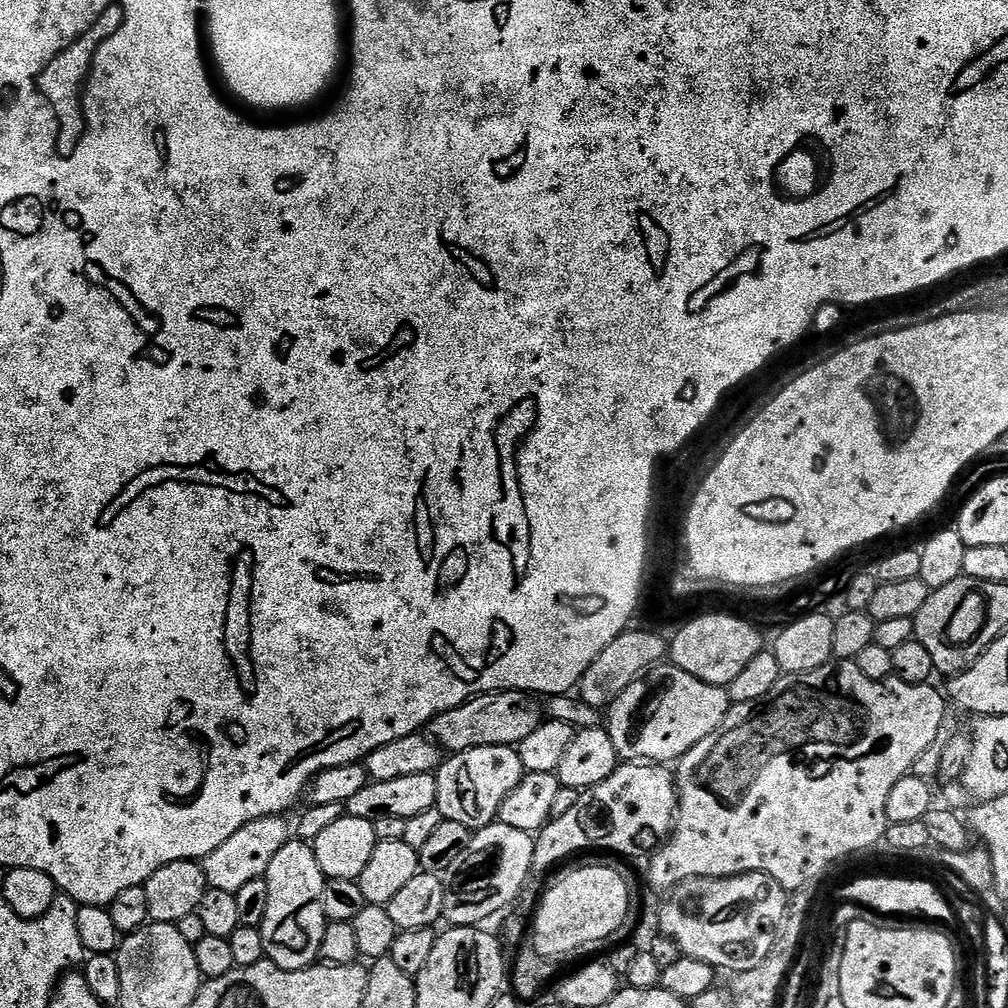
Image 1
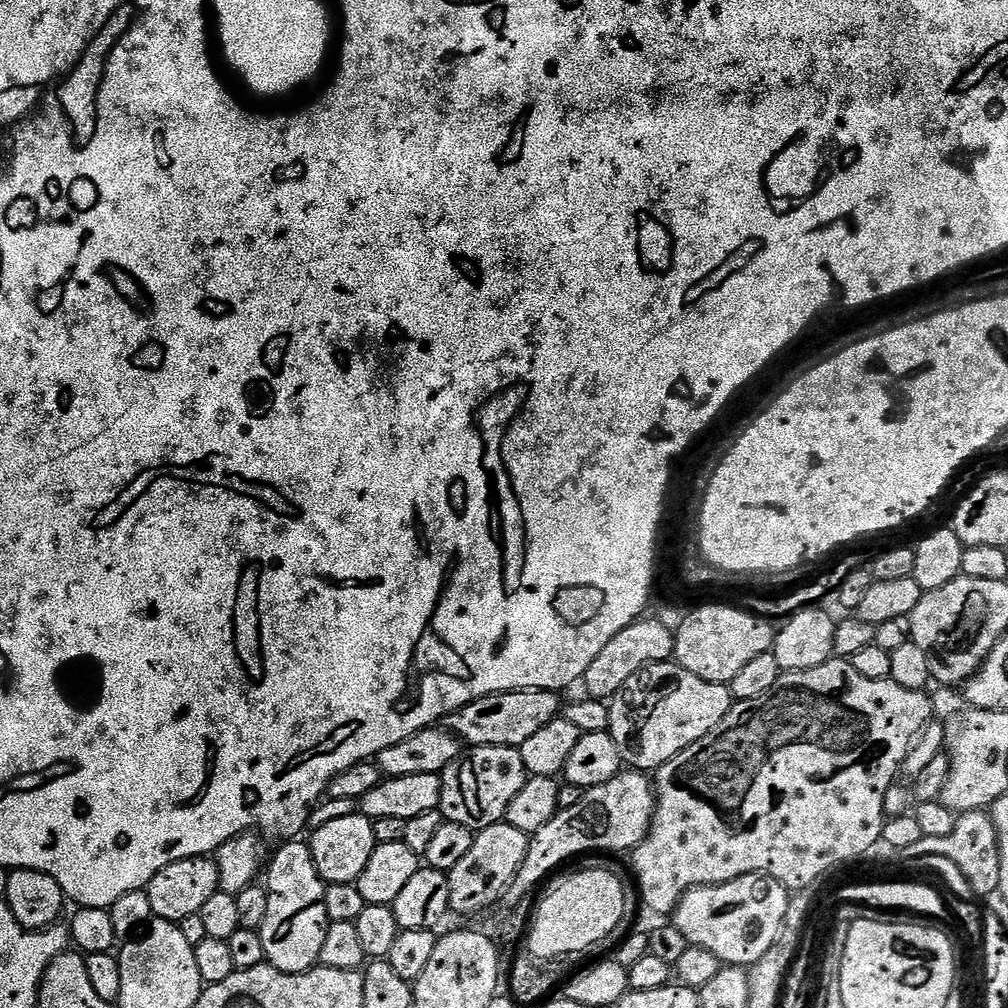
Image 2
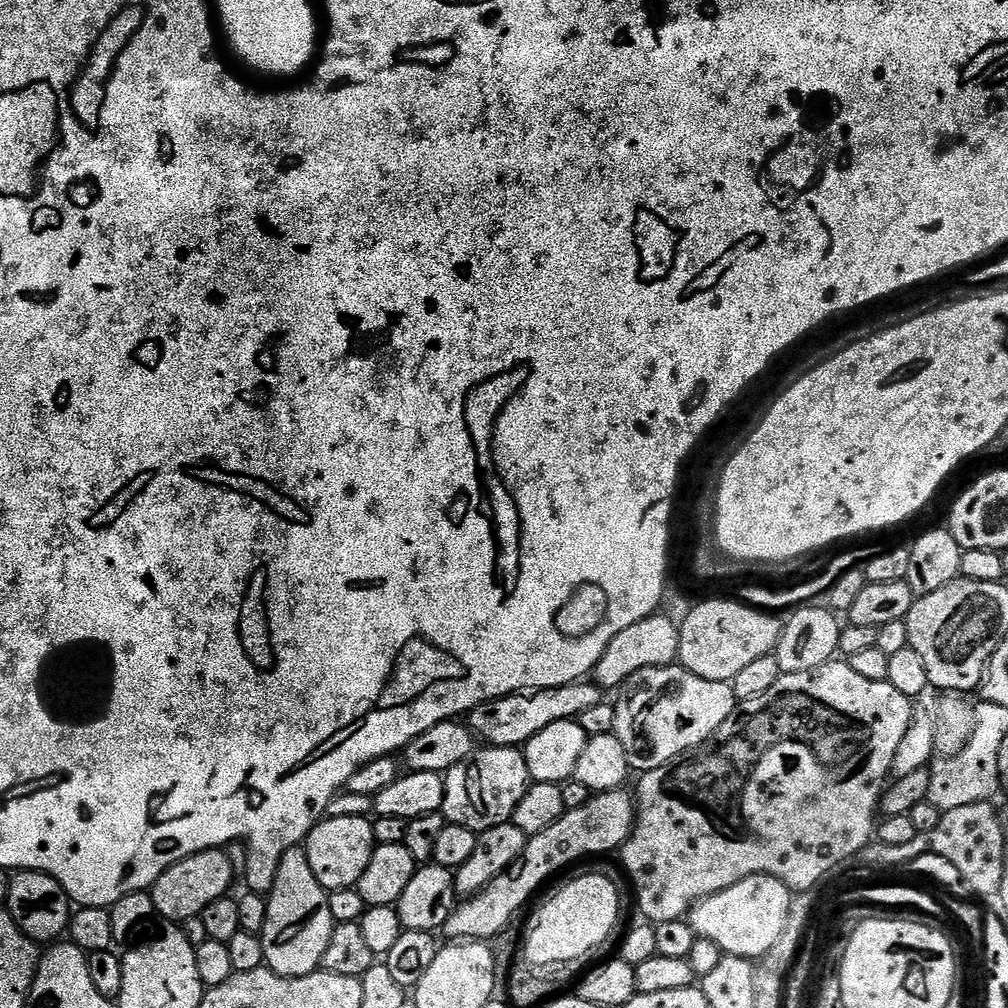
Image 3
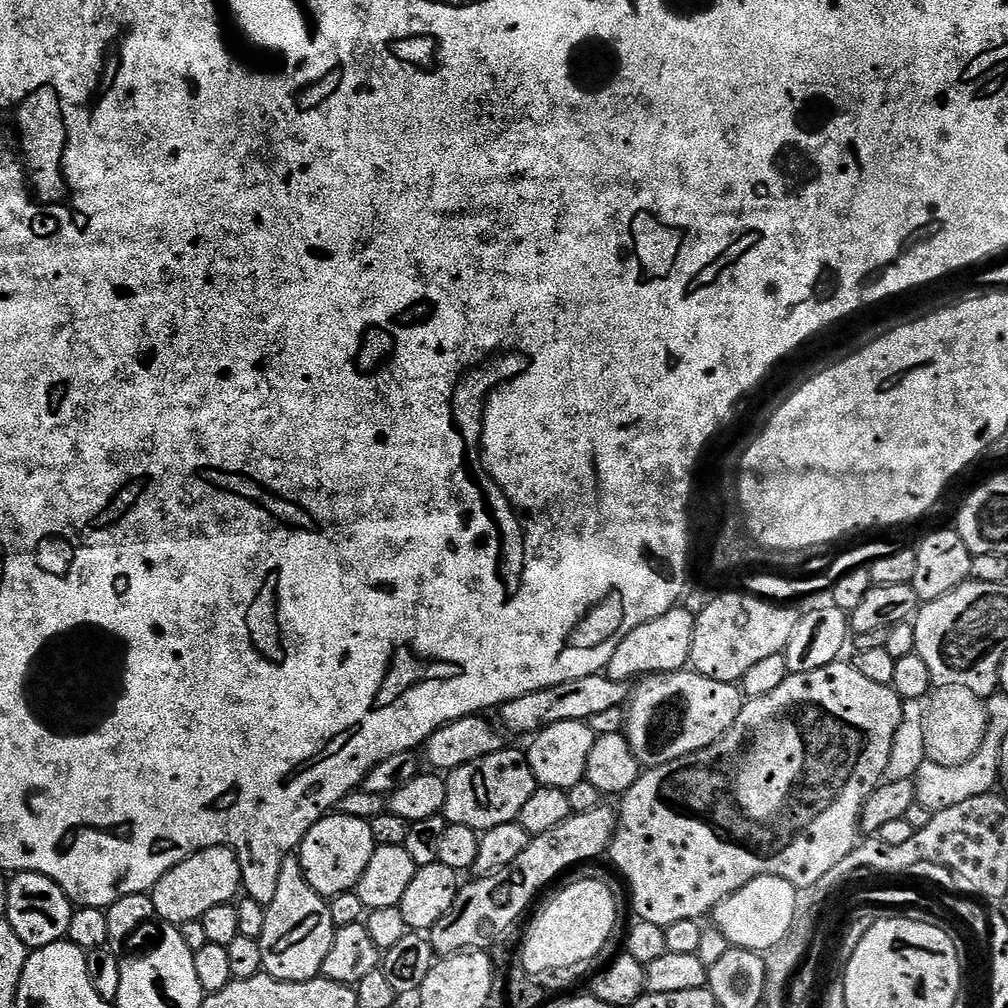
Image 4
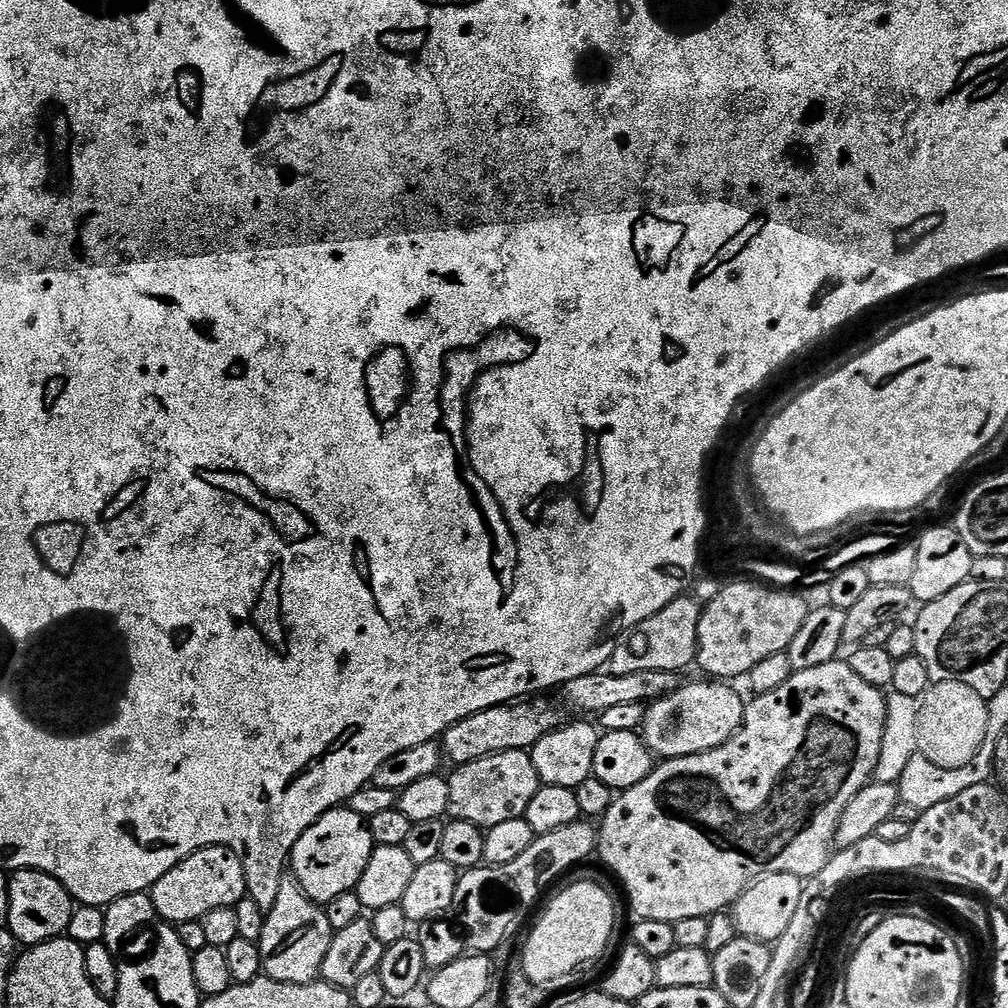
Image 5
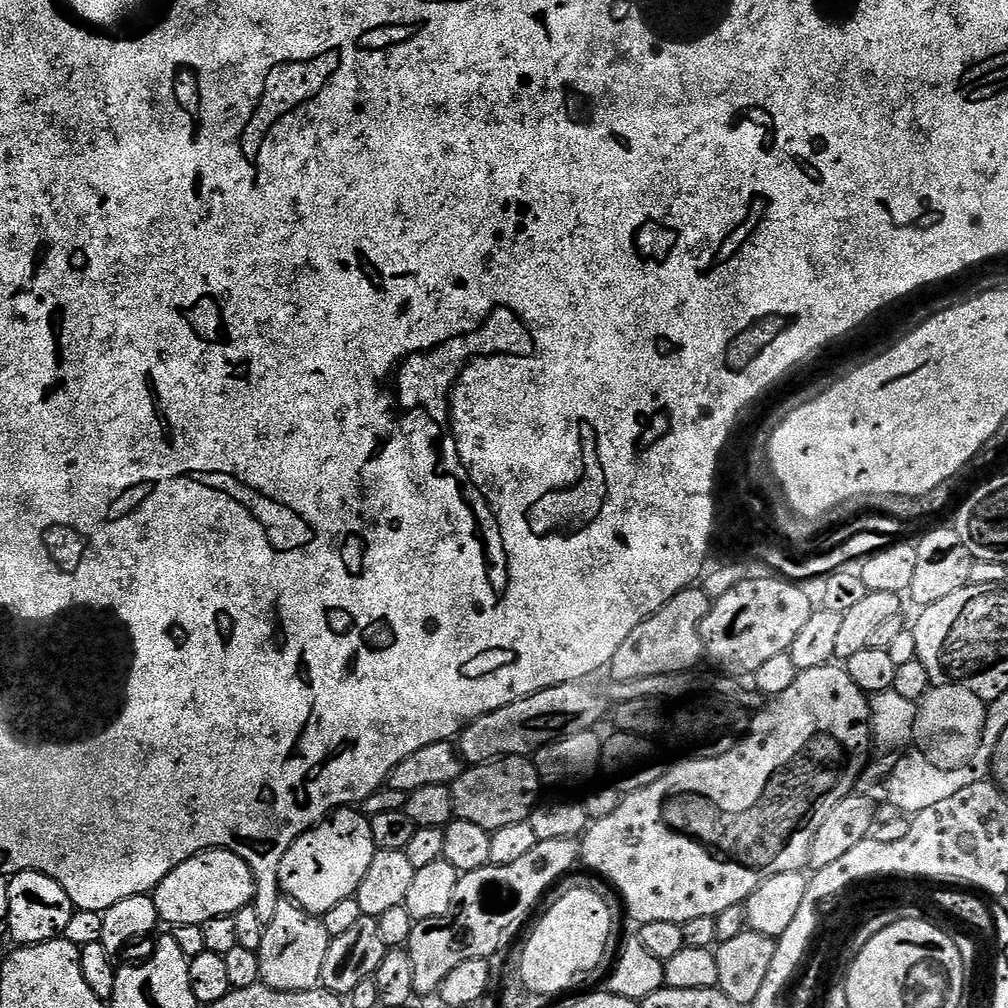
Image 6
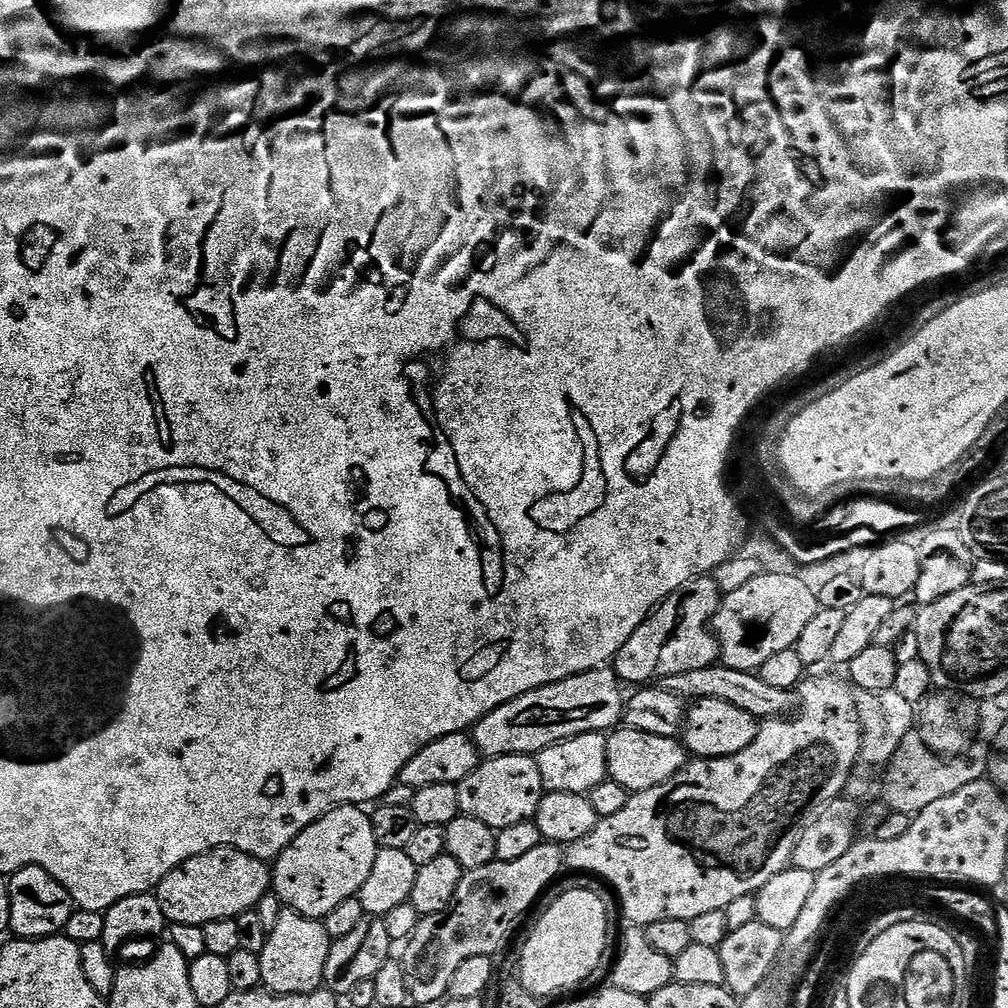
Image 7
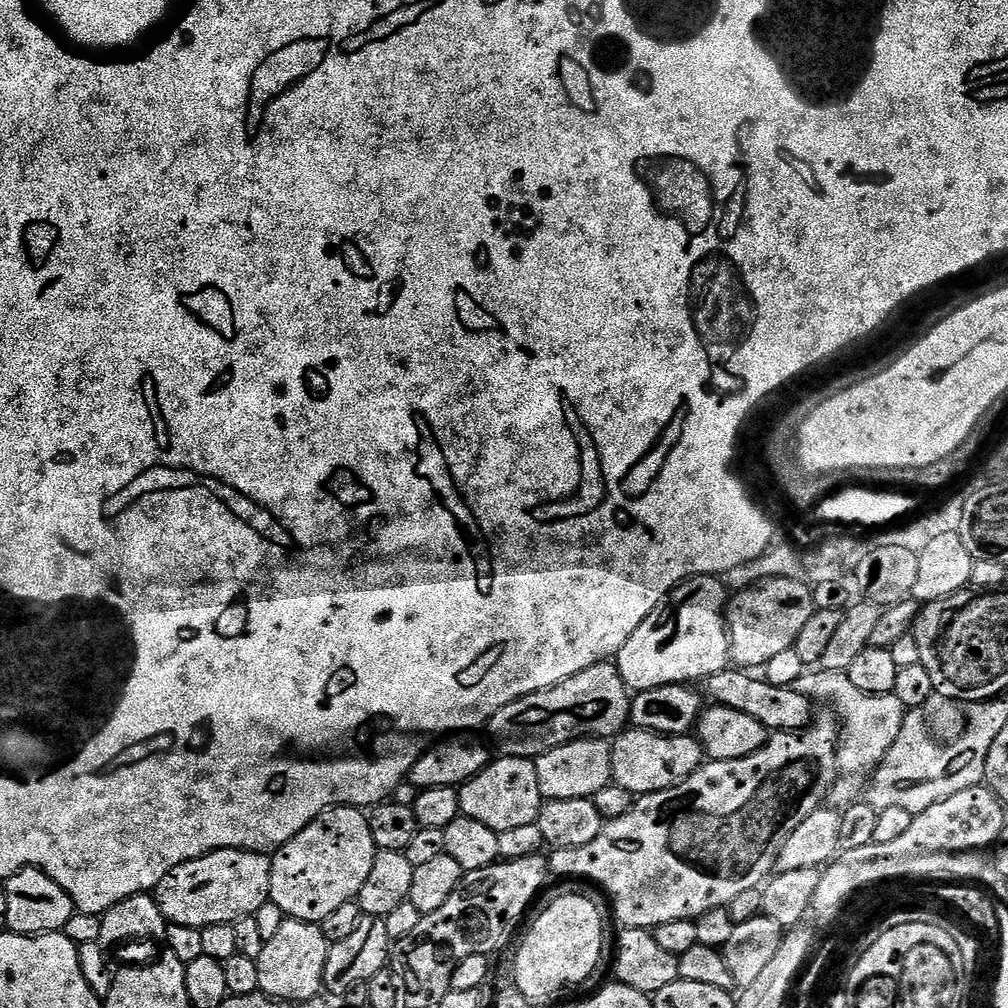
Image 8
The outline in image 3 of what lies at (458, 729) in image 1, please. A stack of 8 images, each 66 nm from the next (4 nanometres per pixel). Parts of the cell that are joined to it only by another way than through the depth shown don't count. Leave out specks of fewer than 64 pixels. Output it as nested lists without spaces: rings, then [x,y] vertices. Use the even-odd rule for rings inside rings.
[[[577,682],[561,688],[525,690],[511,696],[500,696],[497,700],[482,702],[467,713],[466,723],[471,728],[472,735],[483,741],[485,745],[493,748],[514,748],[534,738],[538,730],[546,730],[550,722],[578,718],[582,710],[590,710],[590,706],[598,706],[602,703],[600,695],[602,689],[595,682]]]

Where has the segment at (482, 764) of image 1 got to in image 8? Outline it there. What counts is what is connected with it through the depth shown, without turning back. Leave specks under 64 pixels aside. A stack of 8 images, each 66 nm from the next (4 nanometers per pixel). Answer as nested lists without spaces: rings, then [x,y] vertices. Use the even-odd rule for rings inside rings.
[[[501,755],[499,759],[493,759],[477,776],[459,785],[458,791],[460,811],[463,815],[474,818],[474,822],[482,822],[482,826],[490,826],[490,830],[501,833],[515,830],[518,826],[536,823],[545,798],[538,786],[535,759],[506,755]]]

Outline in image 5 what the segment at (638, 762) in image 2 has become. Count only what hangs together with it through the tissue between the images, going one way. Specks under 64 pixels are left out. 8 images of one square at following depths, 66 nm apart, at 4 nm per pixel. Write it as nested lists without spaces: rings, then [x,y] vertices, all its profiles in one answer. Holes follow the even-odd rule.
[[[685,682],[674,694],[647,705],[642,725],[642,741],[653,757],[661,761],[702,754],[726,742],[742,726],[745,697],[740,697],[728,682]]]

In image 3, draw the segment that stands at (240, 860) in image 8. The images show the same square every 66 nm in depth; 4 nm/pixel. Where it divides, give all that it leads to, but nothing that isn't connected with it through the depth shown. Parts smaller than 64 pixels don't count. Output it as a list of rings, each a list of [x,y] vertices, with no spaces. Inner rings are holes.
[[[211,848],[179,860],[152,884],[150,891],[156,907],[156,916],[165,916],[168,922],[183,922],[195,916],[200,917],[206,906],[210,906],[210,902],[229,895],[228,887],[232,884],[232,874],[234,867],[229,853],[219,848]]]

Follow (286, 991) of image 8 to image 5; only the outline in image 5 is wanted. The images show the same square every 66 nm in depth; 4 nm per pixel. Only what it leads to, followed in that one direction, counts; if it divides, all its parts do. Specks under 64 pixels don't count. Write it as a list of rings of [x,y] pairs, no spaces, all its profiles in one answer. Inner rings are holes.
[[[286,878],[282,890],[278,890],[274,906],[265,915],[260,939],[263,975],[283,984],[310,984],[320,975],[322,958],[330,950],[333,938],[330,918],[326,918],[324,908],[316,904],[297,885]]]

